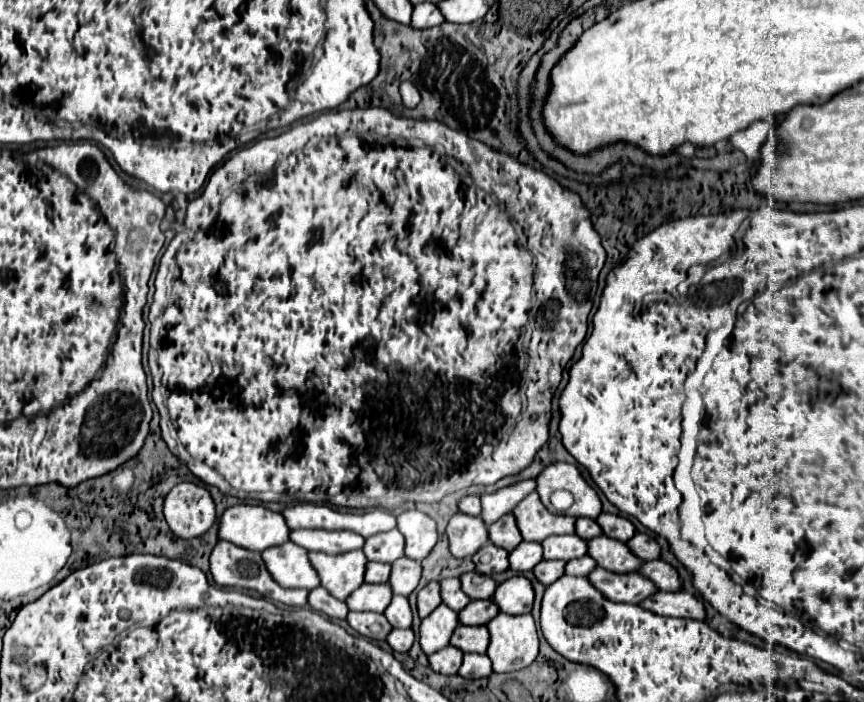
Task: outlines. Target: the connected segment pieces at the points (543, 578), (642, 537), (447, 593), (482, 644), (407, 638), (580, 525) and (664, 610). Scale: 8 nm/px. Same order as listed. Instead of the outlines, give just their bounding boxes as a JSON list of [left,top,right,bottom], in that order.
[[533,561,565,585],[627,533,661,561],[441,577,471,611],[451,625,489,653],[387,629,413,653],[575,519,601,539],[641,591,705,621]]

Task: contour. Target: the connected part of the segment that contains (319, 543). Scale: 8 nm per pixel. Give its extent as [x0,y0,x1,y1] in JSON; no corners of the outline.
[291,529,365,555]

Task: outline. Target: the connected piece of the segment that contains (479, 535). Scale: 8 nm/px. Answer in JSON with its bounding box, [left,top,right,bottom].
[447,513,487,557]

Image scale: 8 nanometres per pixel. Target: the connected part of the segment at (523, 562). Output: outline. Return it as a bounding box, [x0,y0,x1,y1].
[509,541,543,571]

